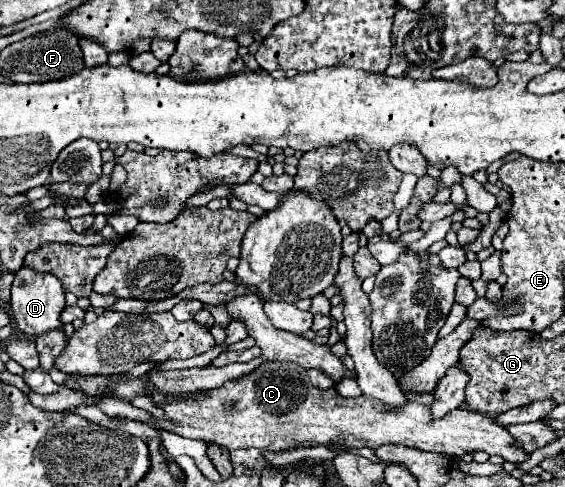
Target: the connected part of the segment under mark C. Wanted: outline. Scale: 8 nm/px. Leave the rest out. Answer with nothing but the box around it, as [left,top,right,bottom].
[151,361,529,463]

